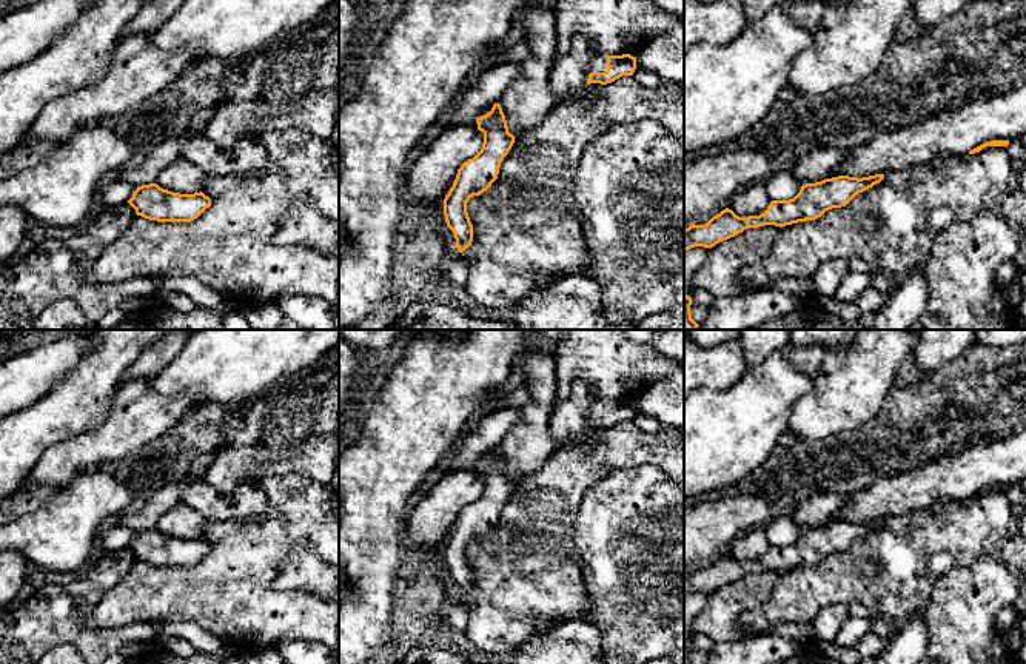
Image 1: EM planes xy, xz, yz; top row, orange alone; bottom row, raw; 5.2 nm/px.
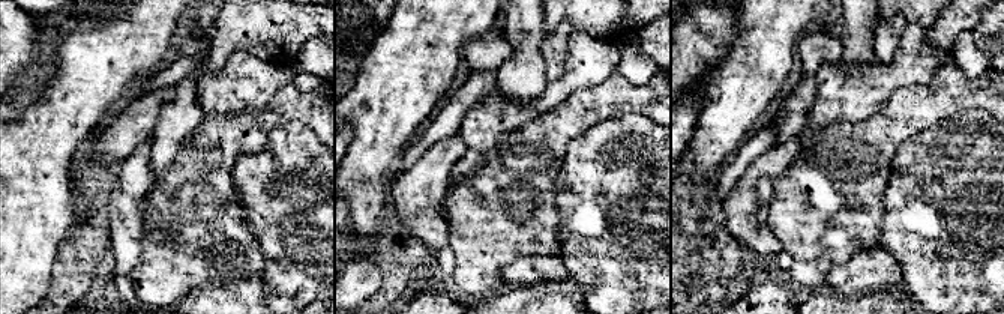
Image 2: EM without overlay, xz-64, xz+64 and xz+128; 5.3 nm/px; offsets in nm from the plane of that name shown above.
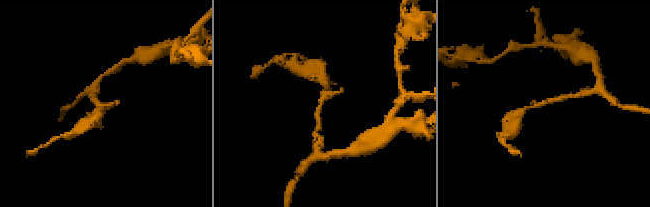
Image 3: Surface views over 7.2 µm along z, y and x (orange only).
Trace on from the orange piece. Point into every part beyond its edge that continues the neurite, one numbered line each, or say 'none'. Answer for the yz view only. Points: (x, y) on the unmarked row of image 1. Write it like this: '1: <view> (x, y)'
none

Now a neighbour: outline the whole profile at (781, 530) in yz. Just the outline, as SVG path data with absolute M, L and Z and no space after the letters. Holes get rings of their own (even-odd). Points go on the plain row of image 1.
M776 515L764 527L766 538L770 545L789 545L793 544L800 535L800 525L793 522L789 515Z

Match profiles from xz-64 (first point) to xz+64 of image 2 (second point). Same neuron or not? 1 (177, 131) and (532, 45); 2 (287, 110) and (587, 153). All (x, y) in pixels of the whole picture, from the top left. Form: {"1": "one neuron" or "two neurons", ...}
{"1": "one neuron", "2": "two neurons"}

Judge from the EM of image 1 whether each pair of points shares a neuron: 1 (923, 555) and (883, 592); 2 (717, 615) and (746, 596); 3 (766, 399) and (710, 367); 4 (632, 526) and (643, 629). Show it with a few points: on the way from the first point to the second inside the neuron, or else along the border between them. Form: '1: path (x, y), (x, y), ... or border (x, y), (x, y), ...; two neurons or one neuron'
1: path (914, 561), (892, 583); one neuron
2: path (724, 607), (738, 596); one neuron
3: border (749, 367), (732, 385), (723, 390), (701, 387); two neurons
4: path (643, 552), (643, 603); one neuron

